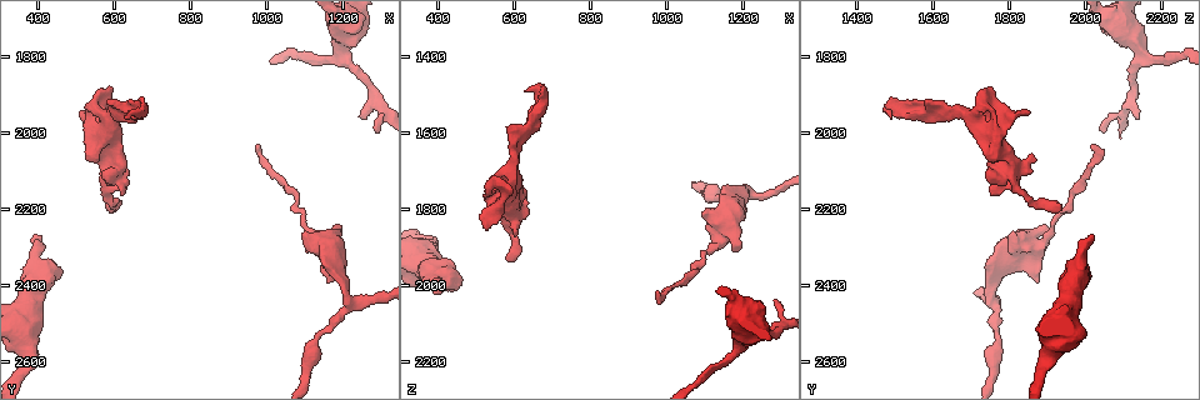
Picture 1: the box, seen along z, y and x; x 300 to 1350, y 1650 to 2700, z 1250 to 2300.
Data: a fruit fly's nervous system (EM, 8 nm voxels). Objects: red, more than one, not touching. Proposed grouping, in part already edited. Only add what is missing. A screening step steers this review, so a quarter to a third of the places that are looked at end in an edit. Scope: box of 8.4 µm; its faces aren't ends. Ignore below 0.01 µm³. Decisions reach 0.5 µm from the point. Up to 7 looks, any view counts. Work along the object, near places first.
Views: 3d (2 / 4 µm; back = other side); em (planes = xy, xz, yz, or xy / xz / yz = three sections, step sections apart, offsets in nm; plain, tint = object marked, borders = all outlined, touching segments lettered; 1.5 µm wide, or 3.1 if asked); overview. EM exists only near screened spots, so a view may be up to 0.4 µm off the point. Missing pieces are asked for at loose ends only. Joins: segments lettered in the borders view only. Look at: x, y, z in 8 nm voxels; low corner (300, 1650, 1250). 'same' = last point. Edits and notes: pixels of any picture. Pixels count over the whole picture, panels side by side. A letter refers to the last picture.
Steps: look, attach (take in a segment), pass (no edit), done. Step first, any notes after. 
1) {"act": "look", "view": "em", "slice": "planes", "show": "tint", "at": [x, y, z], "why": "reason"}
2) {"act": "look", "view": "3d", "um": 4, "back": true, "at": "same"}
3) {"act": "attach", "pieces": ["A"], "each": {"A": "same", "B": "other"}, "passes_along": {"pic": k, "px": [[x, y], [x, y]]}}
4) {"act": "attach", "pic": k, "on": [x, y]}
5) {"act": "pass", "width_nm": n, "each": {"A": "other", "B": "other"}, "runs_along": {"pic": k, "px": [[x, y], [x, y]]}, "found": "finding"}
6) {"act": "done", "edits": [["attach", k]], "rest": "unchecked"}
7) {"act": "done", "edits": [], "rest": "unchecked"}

{"act": "look", "view": "em", "slice": "xz", "step": 8, "show": "borders", "at": [390, 2275, 2010], "why": "branch stops here"}

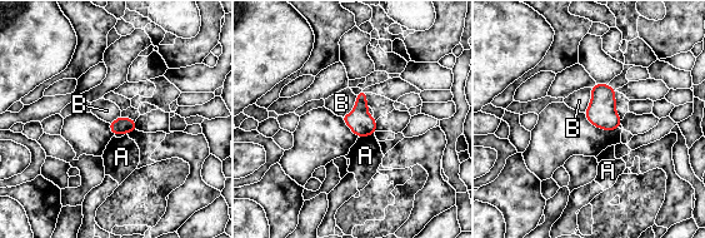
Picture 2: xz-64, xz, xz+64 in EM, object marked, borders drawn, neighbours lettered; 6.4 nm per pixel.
{"act": "look", "view": "em", "slice": "planes", "show": "borders", "at": "same"}

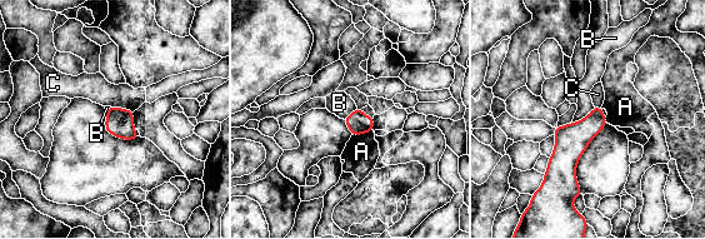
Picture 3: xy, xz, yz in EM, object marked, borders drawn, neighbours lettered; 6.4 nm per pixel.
{"act": "pass", "longest_contact_nm": ["B", 190], "each": {"A": "other", "B": "other", "C": "other"}, "border": {"pic": 3, "px": [[594, 106], [588, 114], [571, 123]]}, "found": "none of them fits"}

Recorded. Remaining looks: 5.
{"act": "look", "view": "3d", "um": 4, "at": [580, 2195, 1935], "why": "an open end"}

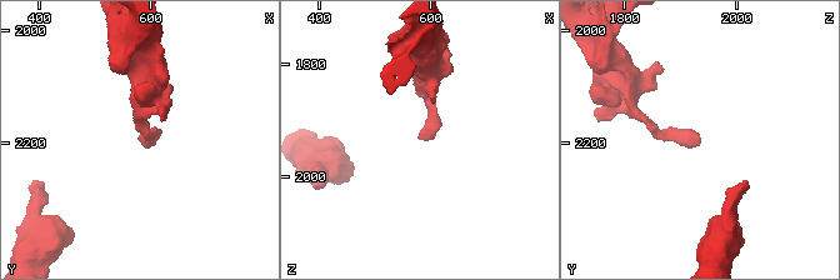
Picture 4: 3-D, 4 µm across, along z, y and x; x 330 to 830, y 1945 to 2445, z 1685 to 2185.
{"act": "look", "view": "em", "slice": "planes", "show": "borders", "at": [590, 2200, 1940]}

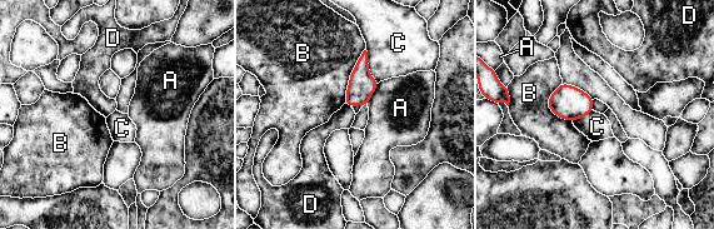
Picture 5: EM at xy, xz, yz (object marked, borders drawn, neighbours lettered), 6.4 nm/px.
{"act": "pass", "width_nm": 170, "each": {"A": "other", "B": "other", "C": "other", "D": "other"}, "border": {"pic": 5, "px": [[365, 50], [369, 74], [378, 83]]}, "found": "none of them fits"}

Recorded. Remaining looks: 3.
{"act": "look", "view": "em", "slice": "yz", "step": 8, "show": "plain", "at": [1260, 1960, 2135], "why": "branch stops here"}

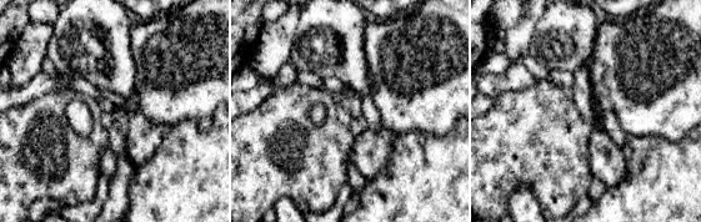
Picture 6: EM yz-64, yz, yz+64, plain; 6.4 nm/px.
{"act": "look", "view": "em", "slice": "yz", "step": 8, "show": "borders", "at": "same"}

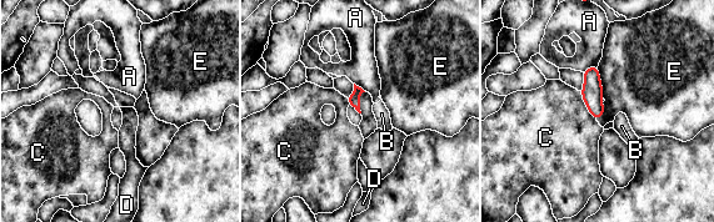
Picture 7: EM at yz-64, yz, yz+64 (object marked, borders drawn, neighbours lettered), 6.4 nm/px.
{"act": "attach", "pieces": ["D"], "each": {"A": "other", "B": "other", "C": "other", "D": "same", "E": "other"}, "found": "the neuron continues"}

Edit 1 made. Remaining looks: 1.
{"act": "done", "edits": [["attach", 7]], "rest": "unchecked"}

